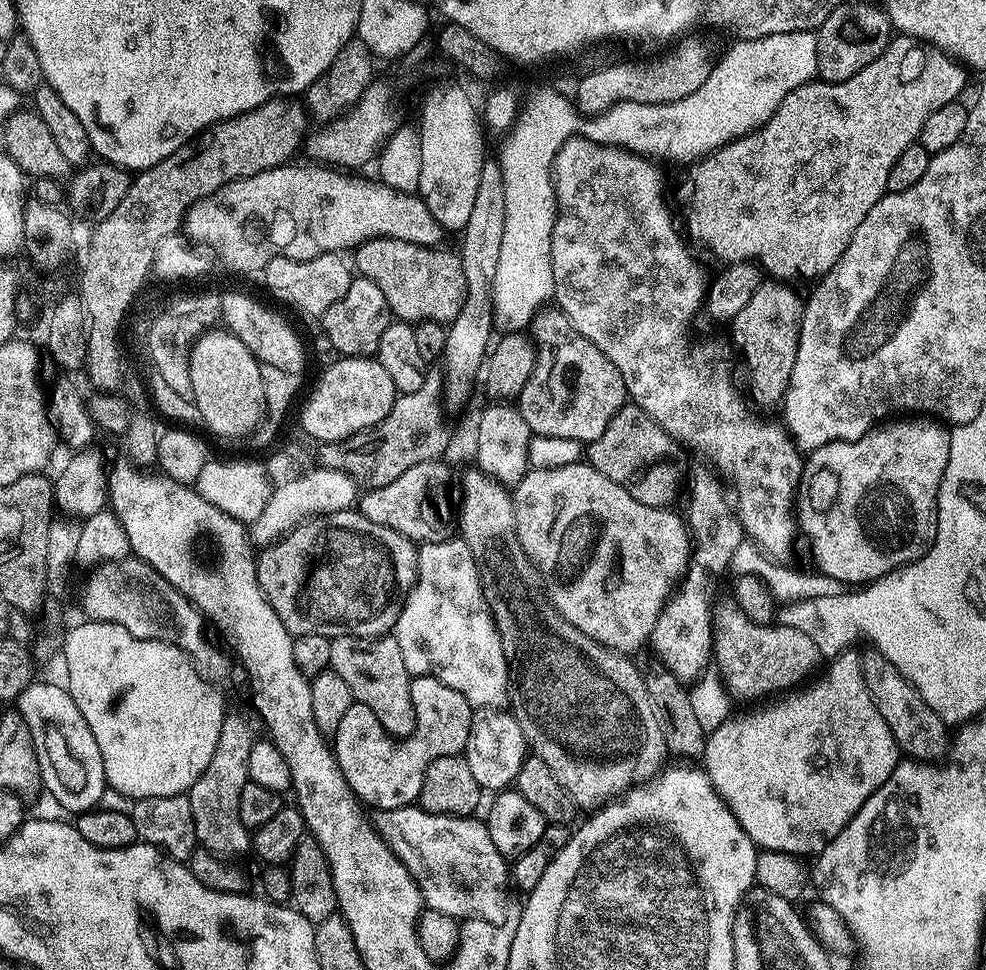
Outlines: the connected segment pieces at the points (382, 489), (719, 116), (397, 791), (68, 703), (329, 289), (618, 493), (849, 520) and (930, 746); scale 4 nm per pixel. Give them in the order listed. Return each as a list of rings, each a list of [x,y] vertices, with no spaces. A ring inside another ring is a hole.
[[[443,459],[418,462],[394,482],[367,489],[359,497],[359,512],[370,522],[378,522],[378,526],[386,526],[413,542],[429,544],[449,539],[454,532],[454,496],[448,493],[448,468],[444,463]]]
[[[815,31],[770,34],[766,38],[736,40],[733,45],[724,57],[720,56],[715,61],[709,78],[689,97],[670,101],[668,104],[618,101],[600,116],[587,119],[581,126],[579,135],[598,145],[626,146],[627,151],[652,162],[669,160],[672,164],[691,166],[703,156],[709,156],[714,150],[750,134],[755,128],[762,127],[778,110],[782,98],[786,98],[790,90],[798,90],[798,86],[813,83],[817,79],[818,42]]]
[[[413,676],[410,698],[416,711],[416,729],[402,739],[394,739],[385,732],[370,706],[355,702],[346,710],[334,733],[338,766],[356,797],[369,809],[394,810],[415,805],[430,762],[434,762],[434,758],[461,755],[470,738],[474,709],[458,690],[450,690],[446,682],[438,682],[433,676]]]
[[[33,682],[22,690],[14,704],[22,718],[26,718],[26,726],[30,726],[43,791],[48,791],[71,814],[97,807],[106,787],[102,754],[98,742],[94,742],[94,734],[90,734],[90,726],[86,726],[86,718],[82,718],[82,710],[74,706],[74,698],[67,687],[63,683]]]
[[[331,252],[330,254],[322,254],[318,258],[310,258],[309,260],[295,260],[294,258],[274,258],[270,263],[262,269],[262,277],[264,276],[264,284],[268,287],[268,292],[272,296],[277,296],[284,304],[293,304],[300,312],[305,312],[308,316],[323,317],[326,310],[330,310],[330,306],[334,306],[334,302],[338,302],[338,298],[342,298],[342,294],[346,294],[346,290],[350,290],[350,282],[354,278],[353,269],[344,261],[343,255]]]
[[[587,462],[558,466],[558,470],[531,469],[514,485],[512,501],[516,533],[543,572],[562,618],[614,652],[633,654],[647,645],[658,614],[688,569],[690,538],[681,517],[668,508],[642,506],[638,498],[630,498],[618,482],[610,482]]]
[[[896,418],[891,422],[881,423],[873,428],[871,432],[867,432],[866,435],[860,436],[856,440],[835,440],[826,446],[815,448],[814,451],[807,453],[802,464],[800,484],[804,486],[808,484],[808,492],[801,491],[795,497],[794,508],[798,513],[799,531],[800,528],[804,531],[804,536],[808,539],[809,546],[812,547],[812,556],[816,559],[817,564],[815,567],[820,574],[829,575],[830,578],[843,581],[848,586],[863,586],[903,568],[905,564],[912,563],[931,548],[938,526],[938,490],[942,478],[946,474],[946,462],[950,458],[950,438],[948,434],[949,429],[943,423],[932,418]]]
[[[875,650],[865,651],[864,677],[870,690],[870,698],[874,698],[874,706],[878,706],[878,714],[886,718],[886,726],[890,726],[890,734],[894,734],[896,747],[909,761],[933,762],[949,755],[950,728],[944,720],[918,694],[918,690],[907,680],[895,666]]]

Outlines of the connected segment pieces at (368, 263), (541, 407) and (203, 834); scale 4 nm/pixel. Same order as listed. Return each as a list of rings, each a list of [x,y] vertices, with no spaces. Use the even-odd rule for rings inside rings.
[[[377,238],[374,240],[367,240],[365,244],[359,245],[355,249],[356,264],[354,260],[354,268],[359,275],[366,277],[370,282],[374,282],[374,286],[378,286],[378,290],[382,290],[382,294],[386,294],[386,302],[390,306],[393,317],[400,322],[419,322],[422,320],[439,320],[441,322],[450,322],[458,314],[458,310],[462,310],[462,302],[466,298],[466,274],[460,265],[459,255],[455,251],[440,252],[439,247],[423,248],[417,244],[410,242],[402,242],[401,240],[390,240],[387,238]]]
[[[541,310],[530,325],[530,334],[536,341],[536,365],[530,382],[520,391],[518,407],[526,426],[537,436],[574,438],[590,442],[610,426],[610,418],[629,399],[622,374],[566,318],[559,310]]]
[[[225,715],[222,731],[218,734],[218,746],[214,746],[214,755],[210,757],[210,766],[202,770],[198,782],[188,789],[186,795],[190,802],[190,810],[194,813],[194,830],[196,842],[210,854],[220,859],[232,862],[235,856],[240,856],[250,848],[250,829],[242,826],[242,818],[238,818],[238,801],[242,799],[242,786],[250,783],[248,767],[250,766],[250,750],[256,745],[257,737],[252,736],[252,728],[240,716]]]

